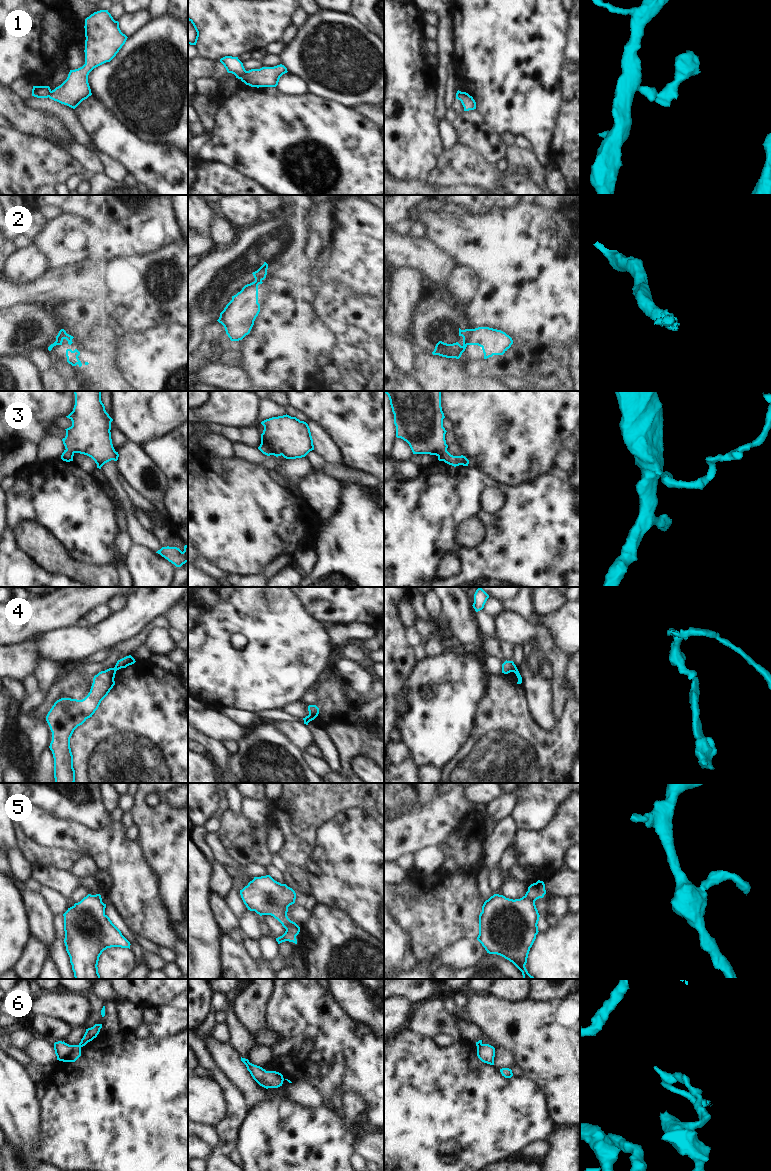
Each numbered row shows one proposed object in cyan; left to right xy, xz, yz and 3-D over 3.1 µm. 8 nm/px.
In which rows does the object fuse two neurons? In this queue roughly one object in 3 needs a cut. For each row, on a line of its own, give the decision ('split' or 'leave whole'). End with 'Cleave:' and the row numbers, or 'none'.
1: split
2: split
3: leave whole
4: split
5: split
6: split
Cleave: 1, 2, 4, 5, 6

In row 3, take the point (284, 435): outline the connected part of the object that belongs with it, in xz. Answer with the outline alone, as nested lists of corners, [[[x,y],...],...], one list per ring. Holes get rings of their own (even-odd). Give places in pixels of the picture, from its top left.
[[[283,415],[272,417],[261,422],[264,426],[261,434],[261,444],[258,449],[265,455],[283,456],[286,459],[296,459],[305,457],[310,451],[314,450],[313,439],[310,428],[304,421],[296,417]]]

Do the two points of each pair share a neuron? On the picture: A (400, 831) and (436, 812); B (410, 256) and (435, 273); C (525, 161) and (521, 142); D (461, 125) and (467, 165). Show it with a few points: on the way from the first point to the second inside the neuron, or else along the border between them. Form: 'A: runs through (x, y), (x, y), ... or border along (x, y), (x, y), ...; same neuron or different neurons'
A: runs through (409, 831), (419, 829), (427, 821); same neuron
B: runs through (416, 256), (429, 267); same neuron
C: border along (515, 145), (531, 150); different neurons
D: border along (458, 142), (468, 145), (484, 158); different neurons

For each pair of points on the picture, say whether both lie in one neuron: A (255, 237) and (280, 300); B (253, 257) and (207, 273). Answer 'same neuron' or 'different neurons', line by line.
A: different neurons
B: same neuron

